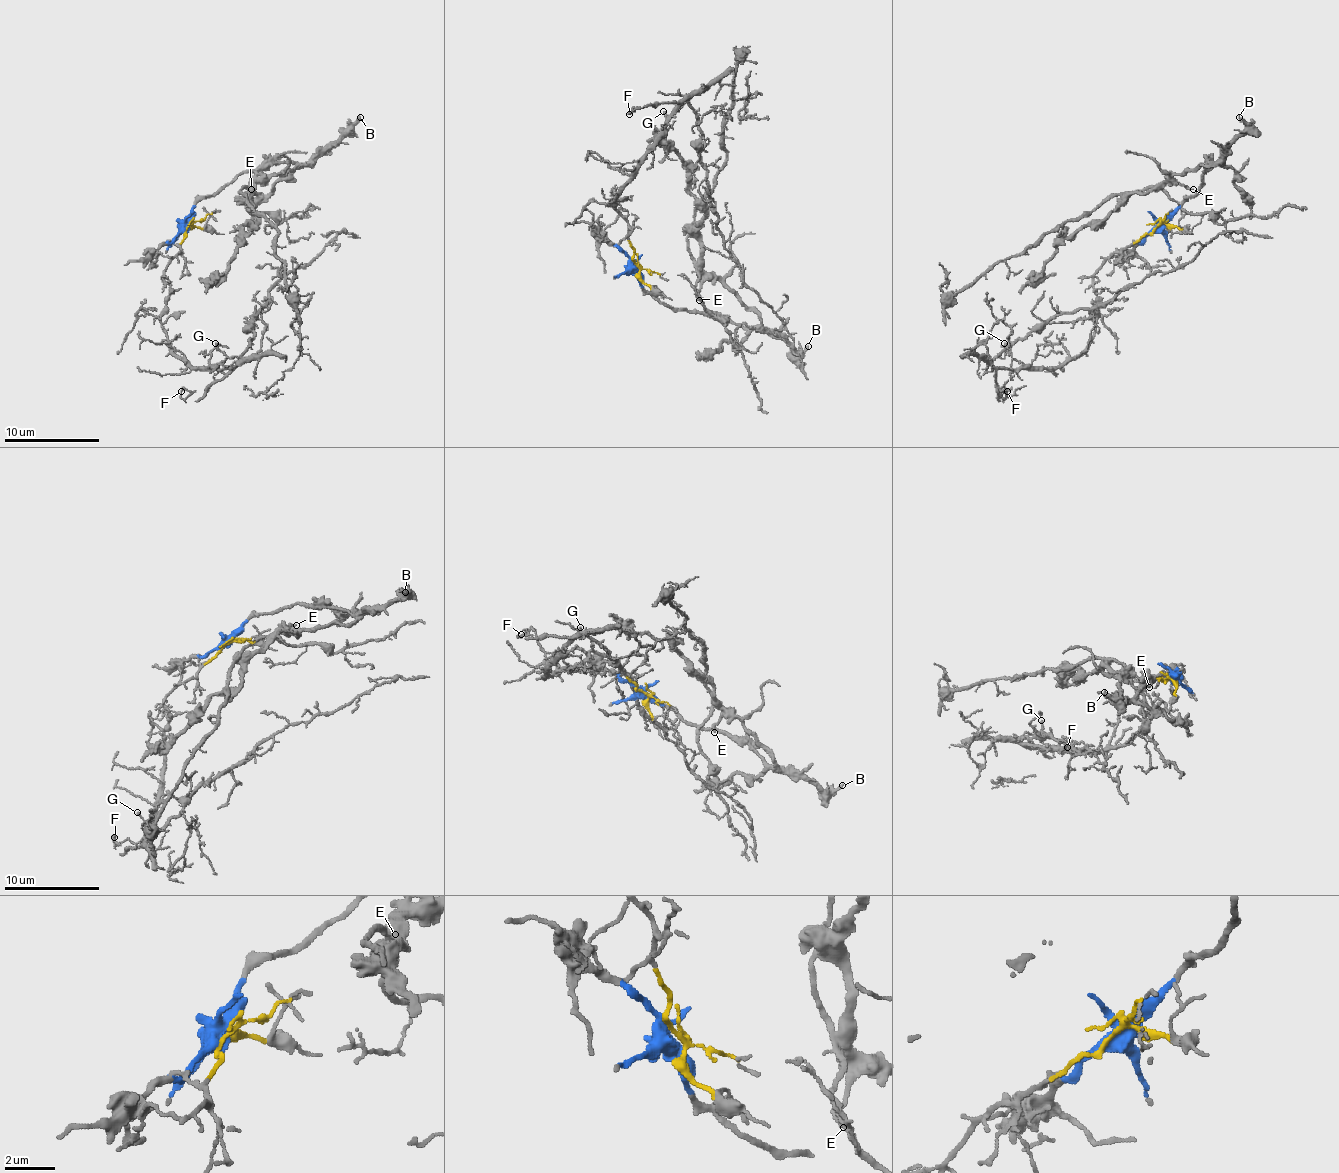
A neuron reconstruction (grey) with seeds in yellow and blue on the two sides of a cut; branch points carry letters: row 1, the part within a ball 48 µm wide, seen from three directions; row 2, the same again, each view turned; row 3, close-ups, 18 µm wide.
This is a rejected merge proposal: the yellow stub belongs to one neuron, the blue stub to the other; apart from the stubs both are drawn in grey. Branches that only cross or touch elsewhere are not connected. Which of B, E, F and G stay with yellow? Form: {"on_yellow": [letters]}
{"on_yellow": ["F", "G"]}

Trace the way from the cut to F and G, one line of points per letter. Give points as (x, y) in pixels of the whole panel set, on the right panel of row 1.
F: (1158, 227), (1115, 251), (1094, 275), (1096, 329), (1089, 346), (1056, 367), (997, 372), (999, 400), (1006, 391)
G: (1158, 227), (1094, 275), (1089, 346), (1056, 367), (999, 369), (992, 362), (1008, 350), (1004, 343)

